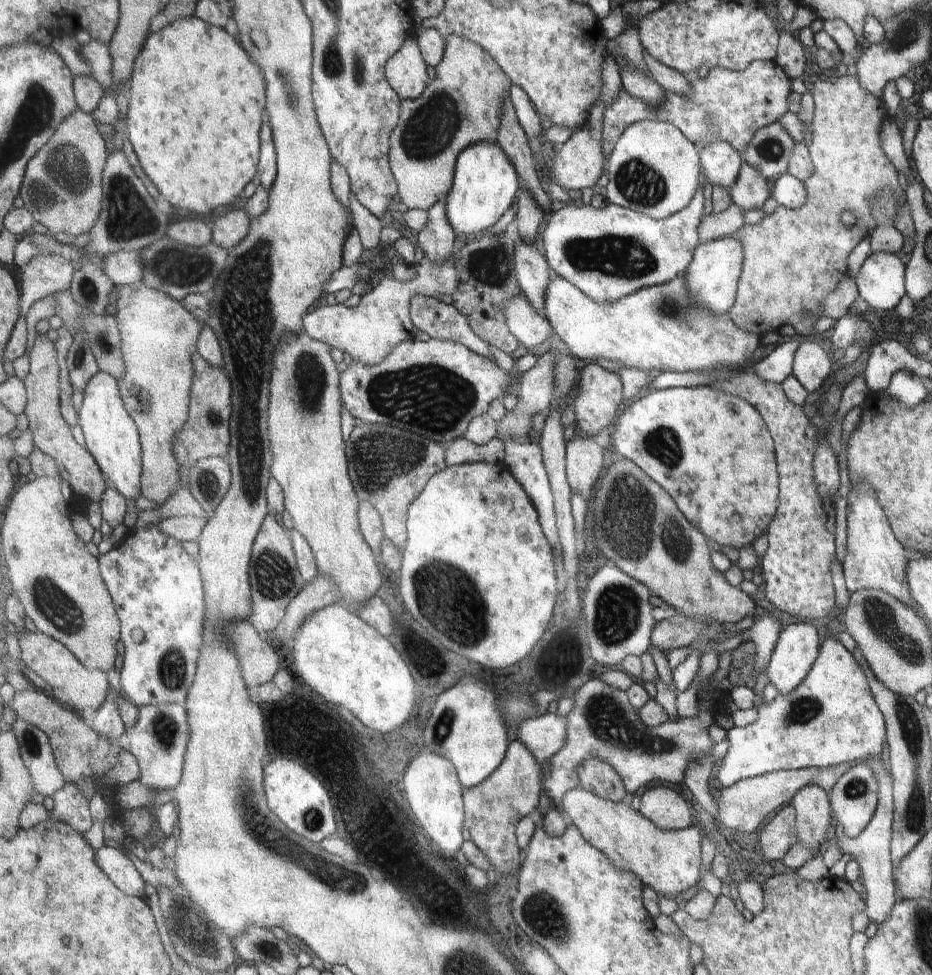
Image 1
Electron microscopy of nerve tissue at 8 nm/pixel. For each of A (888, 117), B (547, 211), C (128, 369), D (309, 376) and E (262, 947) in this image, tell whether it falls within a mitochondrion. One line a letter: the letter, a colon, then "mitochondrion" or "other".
A: other
B: other
C: other
D: mitochondrion
E: mitochondrion

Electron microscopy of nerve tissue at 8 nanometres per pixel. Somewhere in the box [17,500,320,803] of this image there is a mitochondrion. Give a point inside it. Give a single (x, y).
(53, 603)

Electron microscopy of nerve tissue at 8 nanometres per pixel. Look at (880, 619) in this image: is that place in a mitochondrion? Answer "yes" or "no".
yes

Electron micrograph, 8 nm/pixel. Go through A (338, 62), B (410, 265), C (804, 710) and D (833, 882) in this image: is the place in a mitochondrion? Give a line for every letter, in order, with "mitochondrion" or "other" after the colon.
A: mitochondrion
B: other
C: mitochondrion
D: other

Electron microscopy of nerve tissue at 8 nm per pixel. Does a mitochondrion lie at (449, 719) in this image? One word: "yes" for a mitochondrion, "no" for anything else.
yes

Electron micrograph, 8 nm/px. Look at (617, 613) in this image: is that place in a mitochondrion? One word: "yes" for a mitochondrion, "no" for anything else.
yes

